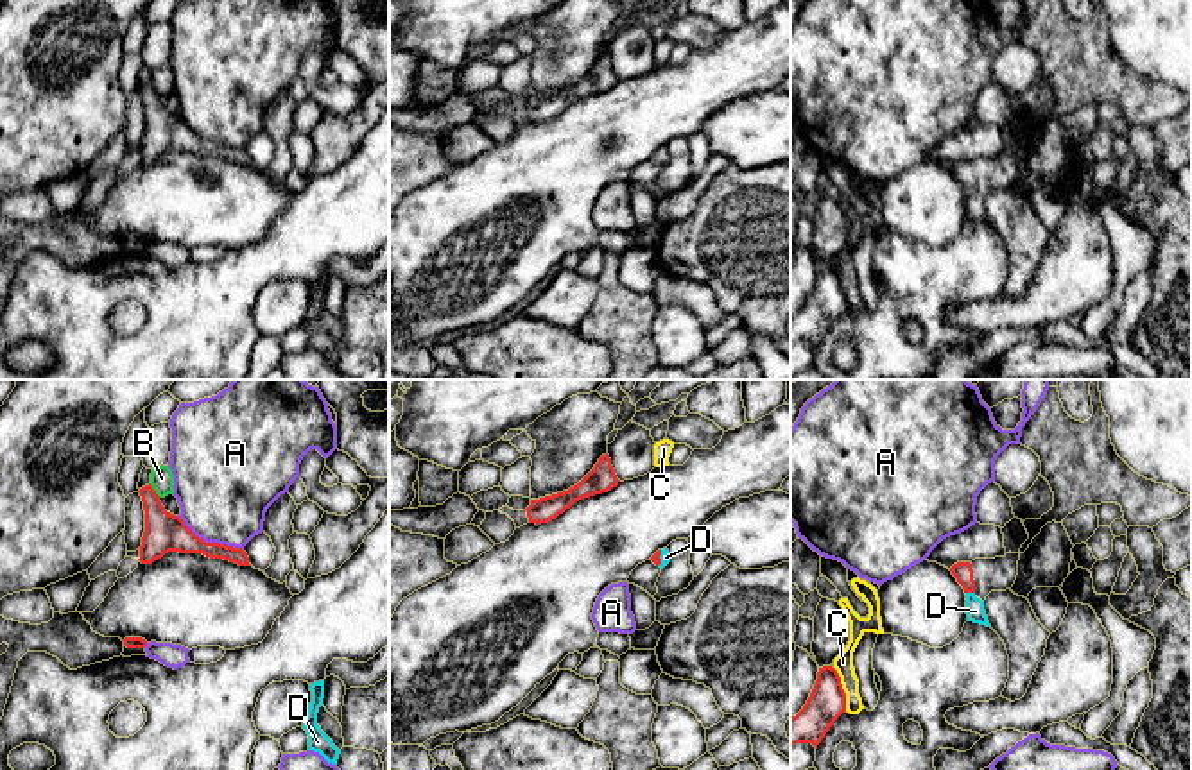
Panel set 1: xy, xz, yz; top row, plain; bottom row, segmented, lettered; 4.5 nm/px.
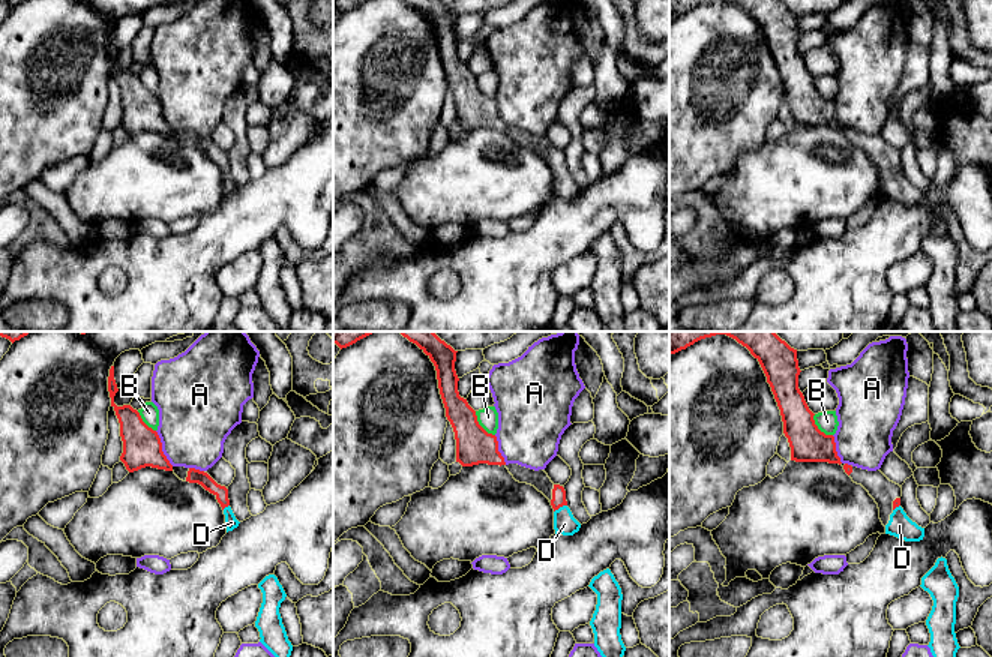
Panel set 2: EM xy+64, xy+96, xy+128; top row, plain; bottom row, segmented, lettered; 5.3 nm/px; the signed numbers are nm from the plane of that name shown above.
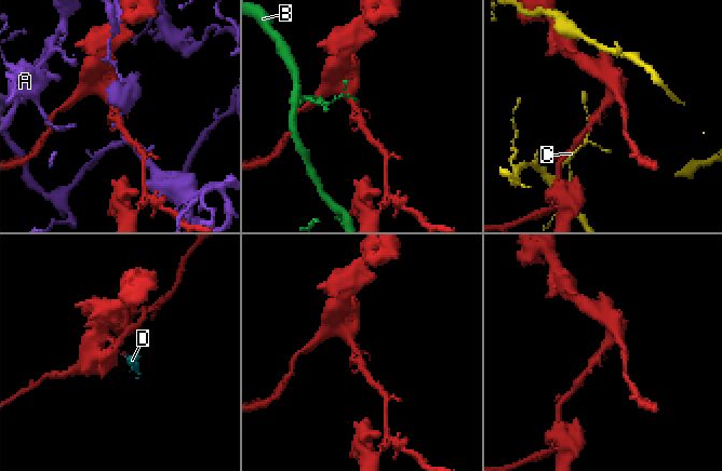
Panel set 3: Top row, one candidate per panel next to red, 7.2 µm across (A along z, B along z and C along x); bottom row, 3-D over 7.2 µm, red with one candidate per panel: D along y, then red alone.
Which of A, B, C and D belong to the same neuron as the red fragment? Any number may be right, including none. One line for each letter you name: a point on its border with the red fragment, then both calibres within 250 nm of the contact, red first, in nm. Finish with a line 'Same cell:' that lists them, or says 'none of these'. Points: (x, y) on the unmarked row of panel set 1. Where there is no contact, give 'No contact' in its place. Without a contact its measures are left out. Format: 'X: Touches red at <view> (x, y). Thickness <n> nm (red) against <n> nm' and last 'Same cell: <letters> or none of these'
D: Touches red at yz (970, 190). Thickness 90 nm (red) against 80 nm
Same cell: D

